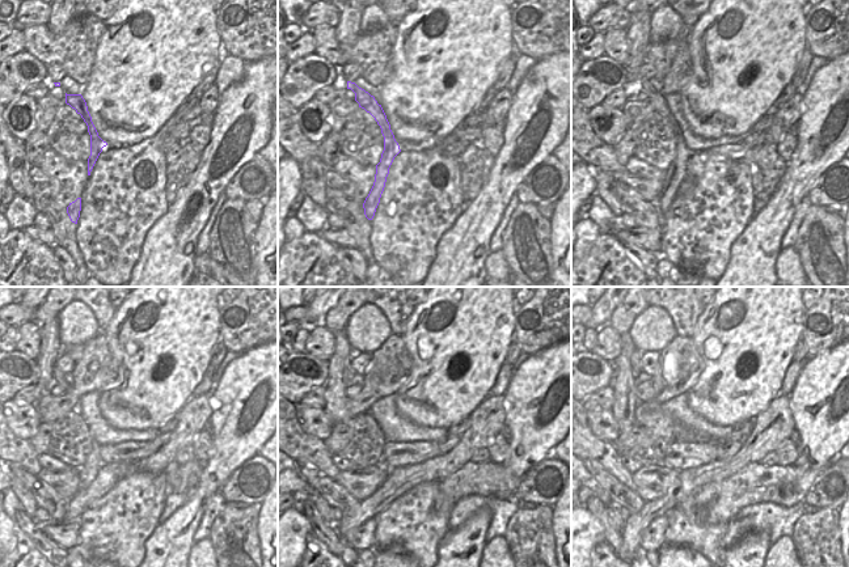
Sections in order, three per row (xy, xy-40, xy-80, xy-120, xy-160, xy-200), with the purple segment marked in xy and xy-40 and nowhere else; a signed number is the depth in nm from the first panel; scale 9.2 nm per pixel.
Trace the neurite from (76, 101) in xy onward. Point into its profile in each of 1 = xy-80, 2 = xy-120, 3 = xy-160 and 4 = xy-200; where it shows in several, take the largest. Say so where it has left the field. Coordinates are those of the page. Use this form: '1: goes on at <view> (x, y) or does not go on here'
1: goes on at xy-80 (675, 176)
2: goes on at xy-120 (88, 472)
3: goes on at xy-160 (349, 372)
4: goes on at xy-200 (636, 359)

